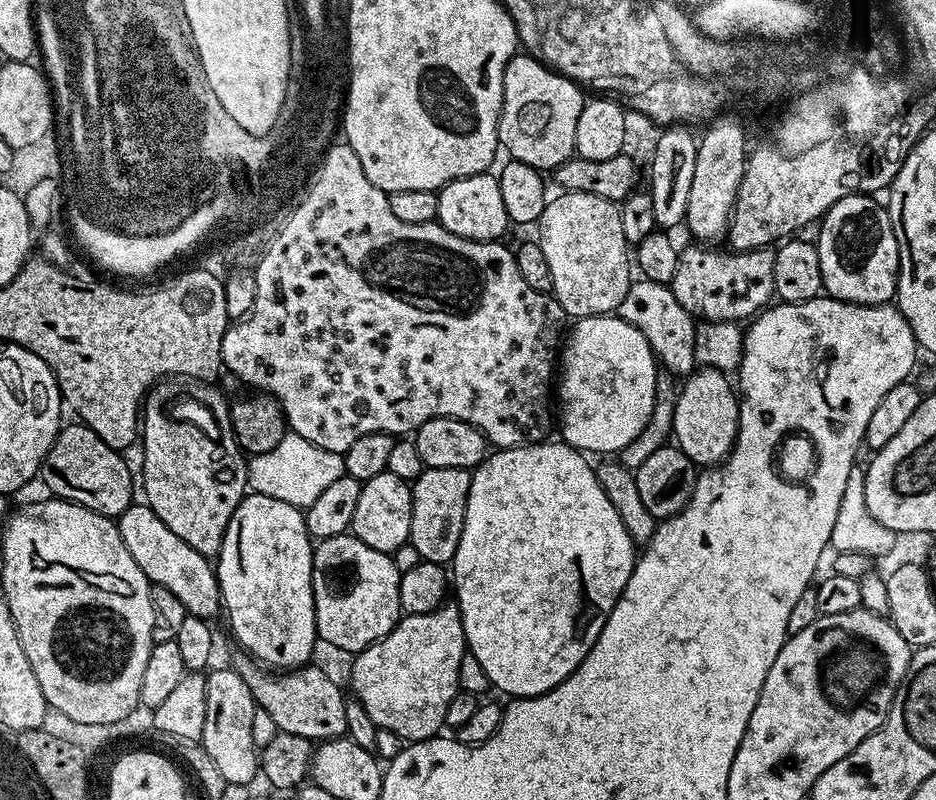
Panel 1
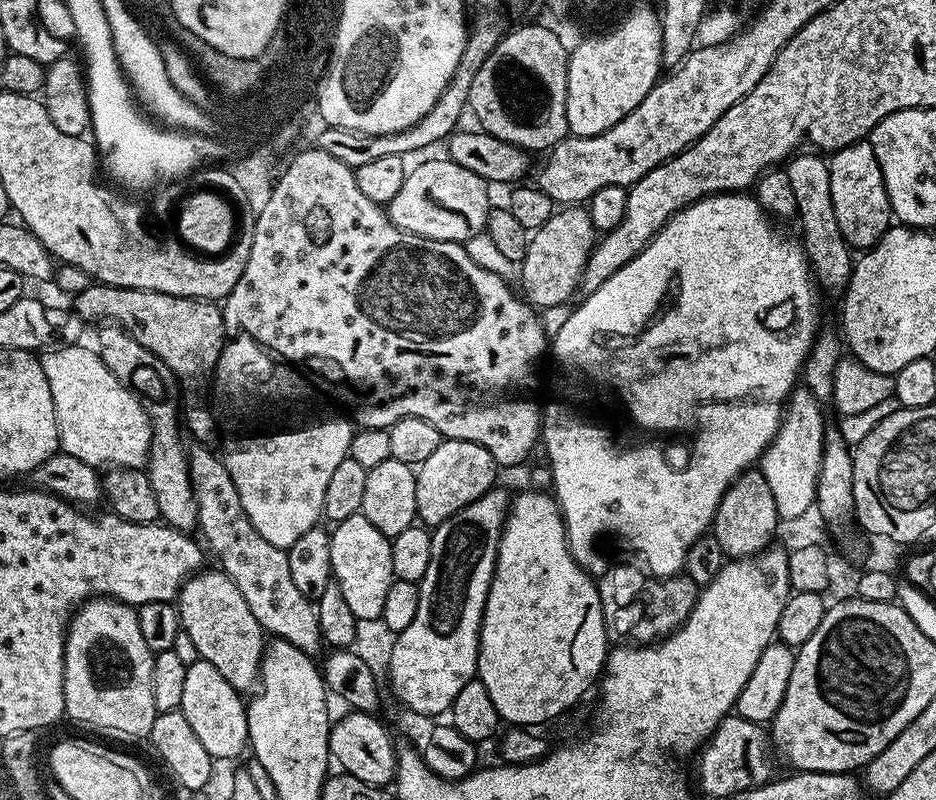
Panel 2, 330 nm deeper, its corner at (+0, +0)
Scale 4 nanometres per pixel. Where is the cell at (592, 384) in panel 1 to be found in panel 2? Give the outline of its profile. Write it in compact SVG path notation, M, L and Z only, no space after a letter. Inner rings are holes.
M747 191L720 192L687 204L664 223L662 230L633 260L610 274L594 294L583 297L581 304L561 322L556 337L551 337L550 356L552 352L560 371L560 397L543 405L542 443L547 452L547 467L552 467L551 491L564 516L568 548L585 572L602 574L610 566L608 556L615 552L637 552L648 563L647 571L653 577L677 575L684 567L690 546L709 531L724 491L759 461L766 446L776 437L784 405L801 379L804 359L821 325L820 304L816 301L818 285L812 278L801 241L783 240L771 223L759 200Z

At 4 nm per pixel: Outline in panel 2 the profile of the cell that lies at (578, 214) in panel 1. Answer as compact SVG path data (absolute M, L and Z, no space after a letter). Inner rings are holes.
M564 206L553 211L550 222L546 222L542 227L535 229L531 233L528 249L523 260L519 261L519 287L524 287L522 296L527 303L537 309L556 308L559 304L564 304L573 295L577 295L580 287L580 279L586 270L586 262L592 253L592 247L596 245L598 233L596 227L590 222L590 214L584 206Z

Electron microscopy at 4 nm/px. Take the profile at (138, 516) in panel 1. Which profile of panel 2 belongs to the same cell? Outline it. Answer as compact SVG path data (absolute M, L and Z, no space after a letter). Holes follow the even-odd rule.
M221 570L208 571L197 572L180 587L180 627L194 642L199 659L210 662L210 666L214 666L214 670L218 670L236 692L251 693L260 679L260 659L264 656L266 633L254 618L253 611L246 606L246 600L234 582Z

